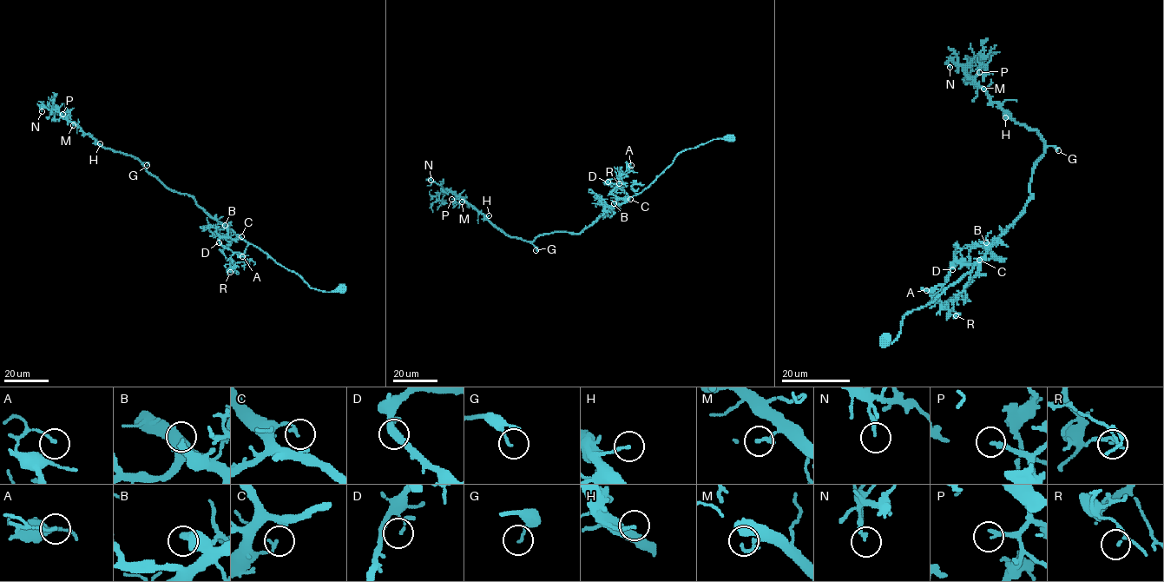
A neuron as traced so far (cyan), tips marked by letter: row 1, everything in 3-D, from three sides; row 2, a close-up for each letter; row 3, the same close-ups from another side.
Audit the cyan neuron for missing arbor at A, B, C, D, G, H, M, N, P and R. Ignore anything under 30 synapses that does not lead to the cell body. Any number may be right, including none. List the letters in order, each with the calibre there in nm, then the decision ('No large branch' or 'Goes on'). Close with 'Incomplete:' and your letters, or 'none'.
A: Thickness 120 nm. No large branch
B: Thickness 300 nm. No large branch
C: Thickness 140 nm. No large branch
D: Thickness 160 nm. No large branch
G: Thickness 90 nm. No large branch
H: Thickness 130 nm. No large branch
M: Thickness 140 nm. No large branch
N: Thickness 170 nm. No large branch
P: Thickness 240 nm. Goes on
R: Thickness 90 nm. No large branch
Incomplete: P

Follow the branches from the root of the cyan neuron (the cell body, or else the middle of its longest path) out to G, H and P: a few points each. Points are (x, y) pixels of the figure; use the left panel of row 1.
G: (340, 288), (322, 291), (311, 287), (293, 271), (211, 218), (191, 196), (167, 188), (143, 163), (147, 165)
H: (340, 288), (322, 291), (311, 287), (293, 271), (211, 218), (191, 196), (167, 188), (138, 160), (100, 143)
P: (340, 288), (311, 287), (211, 218), (191, 196), (167, 188), (138, 160), (102, 148), (62, 114)

